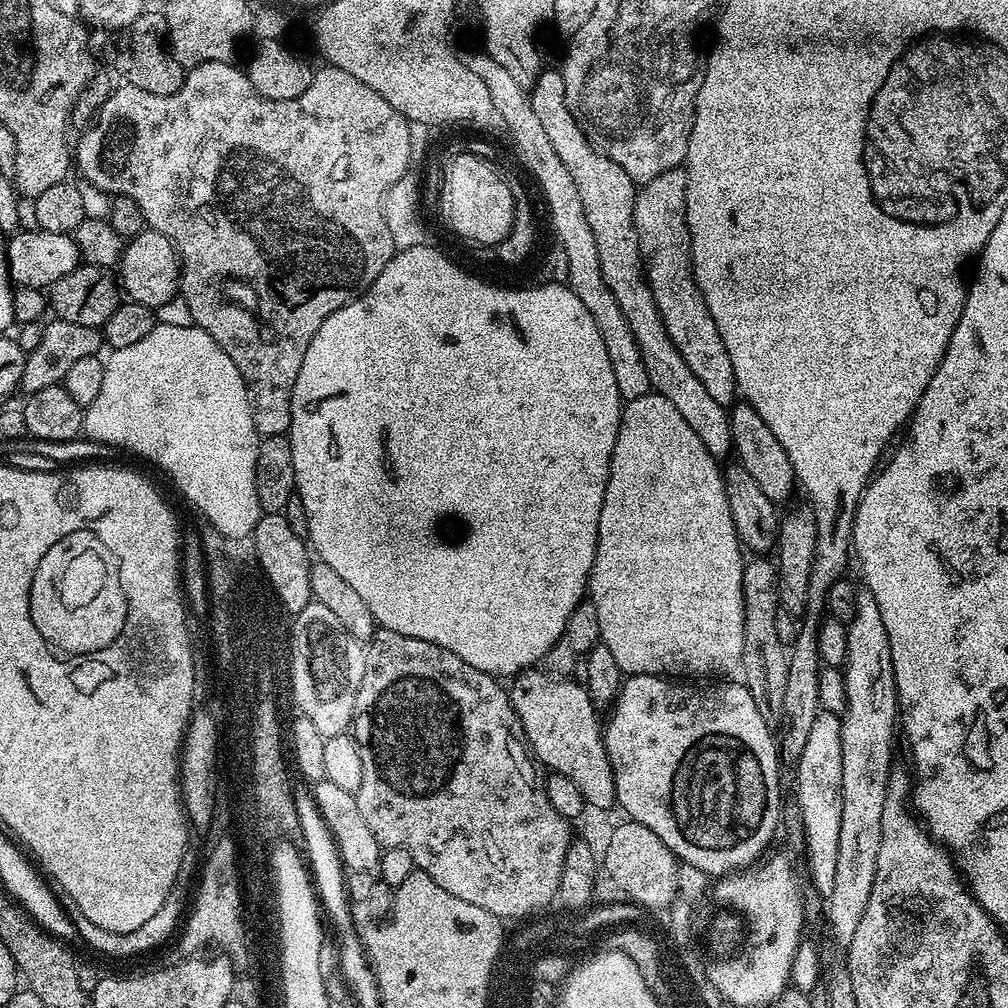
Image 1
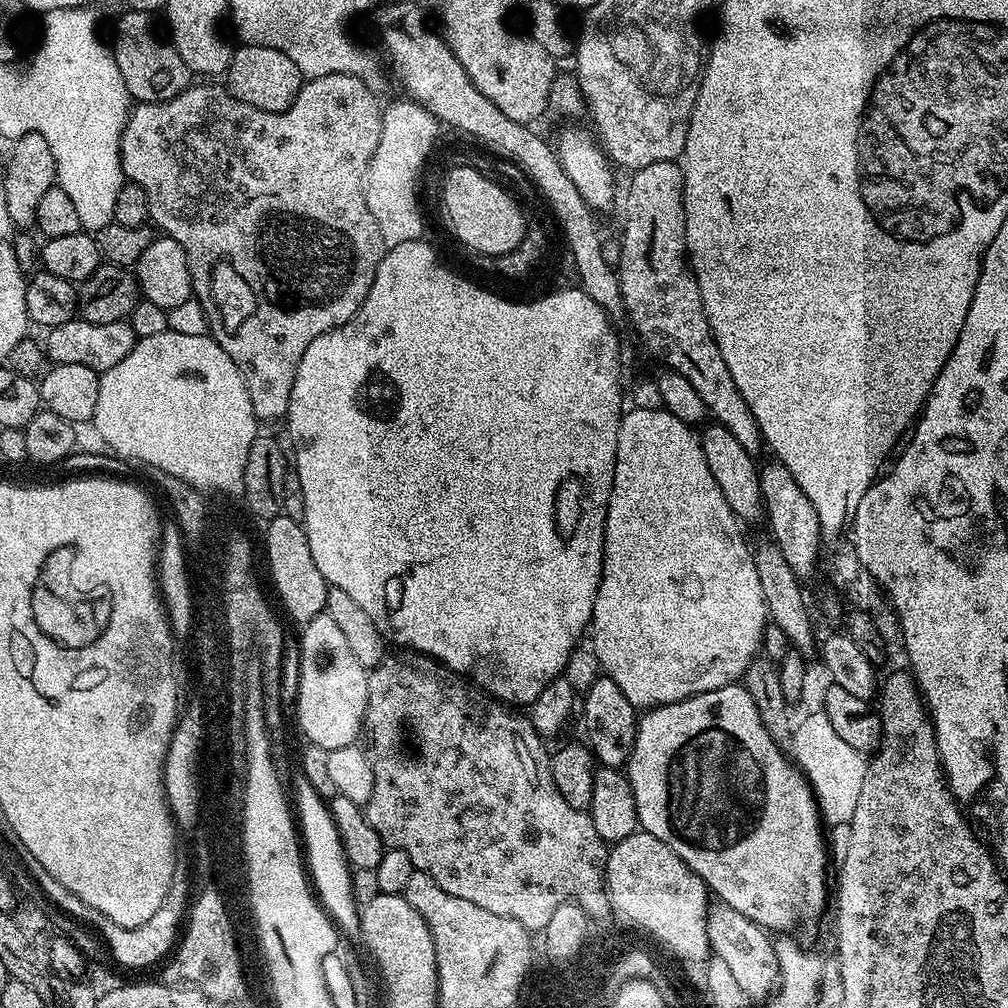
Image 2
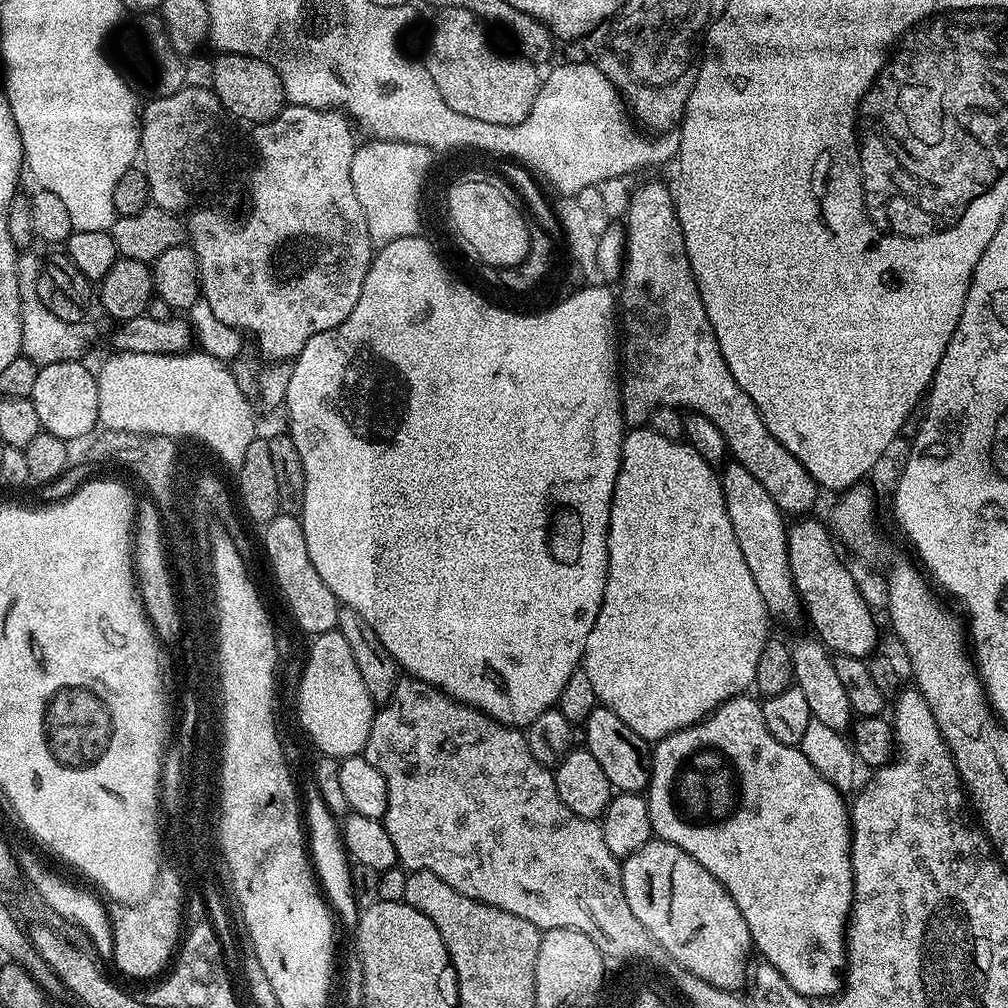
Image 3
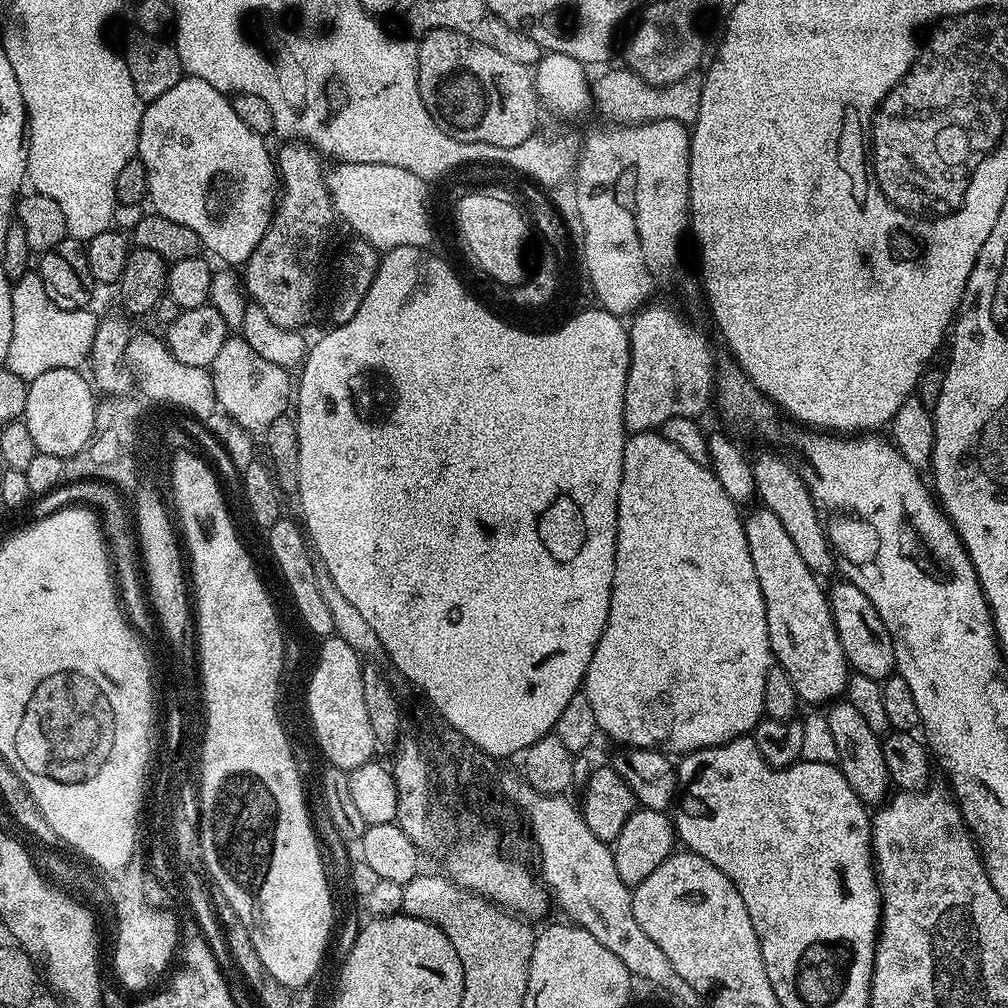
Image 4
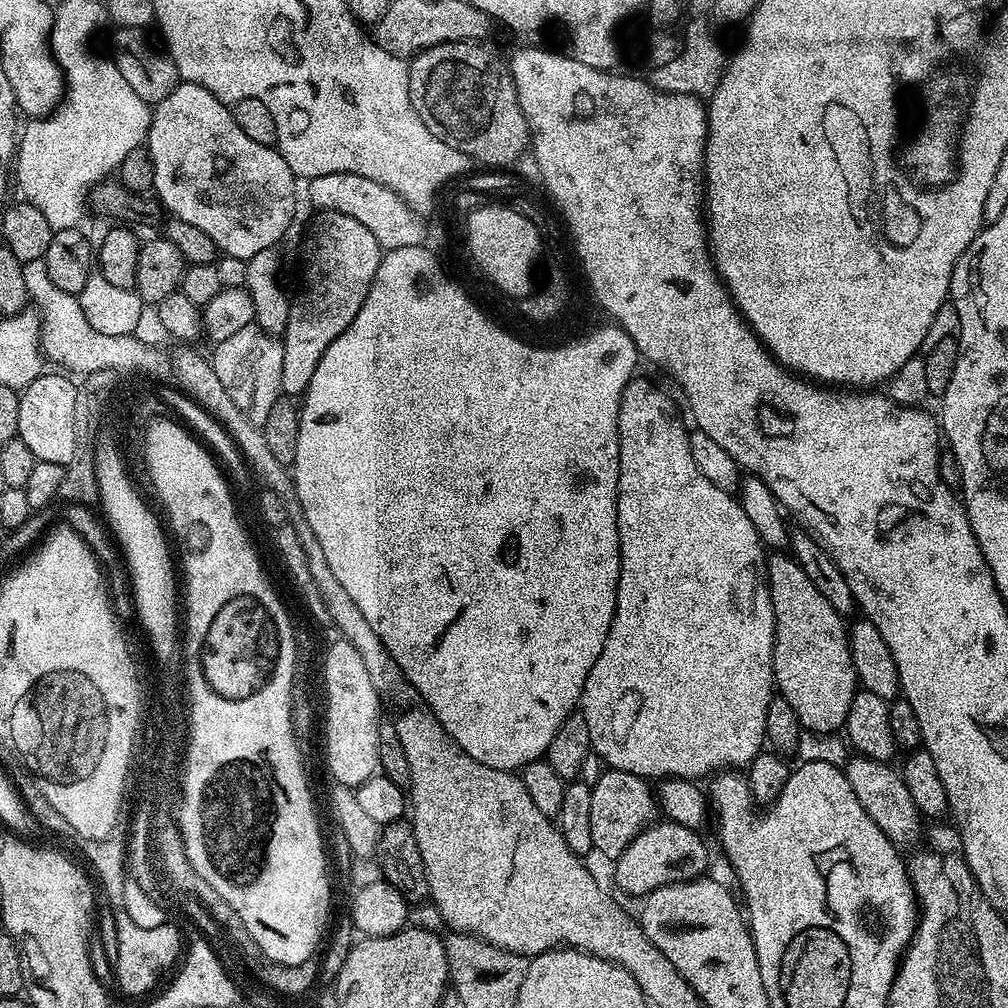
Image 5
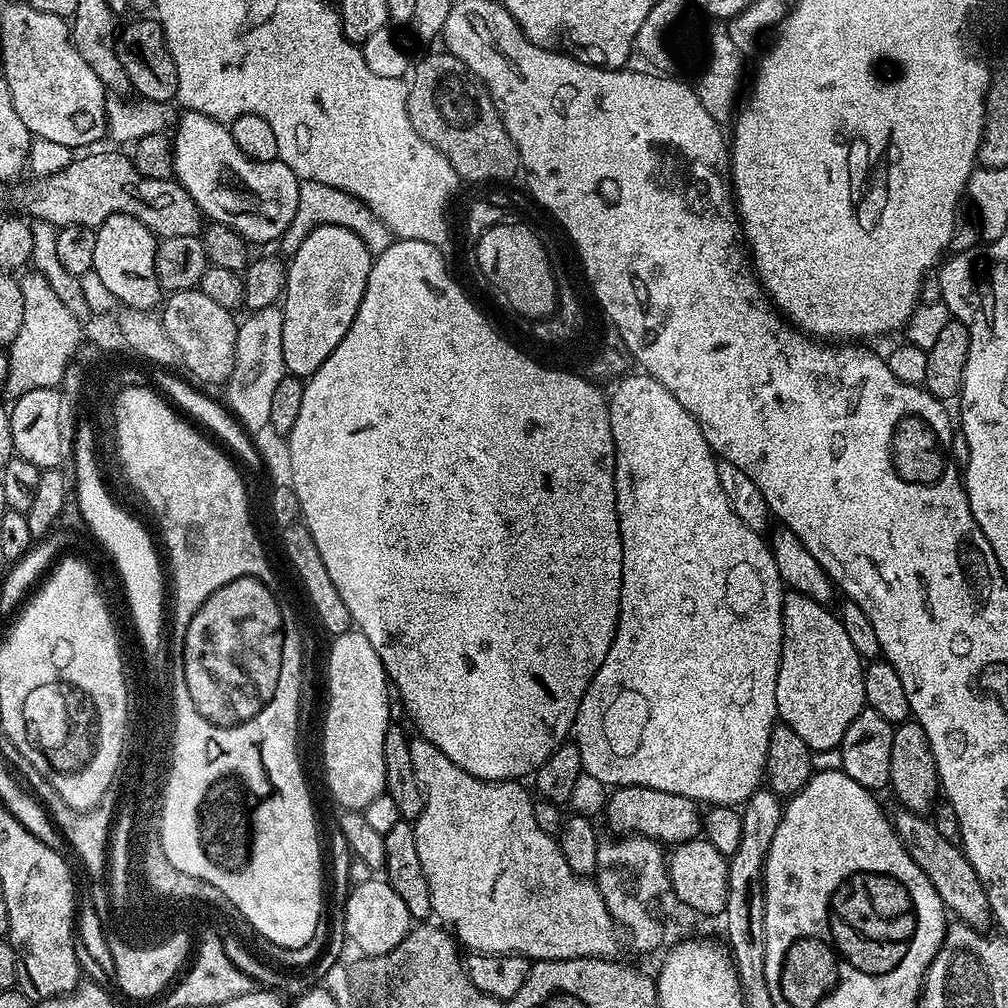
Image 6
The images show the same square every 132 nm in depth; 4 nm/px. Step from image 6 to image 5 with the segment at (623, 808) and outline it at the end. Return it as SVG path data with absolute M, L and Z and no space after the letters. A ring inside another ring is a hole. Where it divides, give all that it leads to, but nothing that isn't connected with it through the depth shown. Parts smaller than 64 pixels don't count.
M617 768L604 770L598 778L598 782L591 787L590 794L590 825L593 849L604 856L615 858L623 854L626 846L634 842L634 838L643 832L649 824L653 823L658 816L657 797L654 795L653 785L643 776L635 776L629 772L623 772Z

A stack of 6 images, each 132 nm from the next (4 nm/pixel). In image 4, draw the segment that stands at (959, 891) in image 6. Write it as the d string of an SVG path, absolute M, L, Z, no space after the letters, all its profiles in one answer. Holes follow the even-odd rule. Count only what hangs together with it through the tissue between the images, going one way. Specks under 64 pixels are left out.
M846 698L837 699L827 709L826 717L837 746L835 763L846 778L846 782L850 782L850 790L854 790L854 794L858 794L860 801L866 806L883 804L890 795L890 781L886 762L882 758L881 737L872 732L870 726L866 726L862 714L858 714L858 710Z

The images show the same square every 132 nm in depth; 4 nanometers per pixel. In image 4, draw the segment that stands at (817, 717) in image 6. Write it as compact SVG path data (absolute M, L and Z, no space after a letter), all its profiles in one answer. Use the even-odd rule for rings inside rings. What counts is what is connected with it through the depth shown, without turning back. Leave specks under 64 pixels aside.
M763 506L752 510L744 516L746 546L750 546L750 562L754 562L754 574L758 574L758 586L762 586L762 598L766 602L773 661L786 670L797 701L827 705L845 695L850 675L842 642L838 642L831 603L825 589L820 589L821 581L802 562L778 517Z

